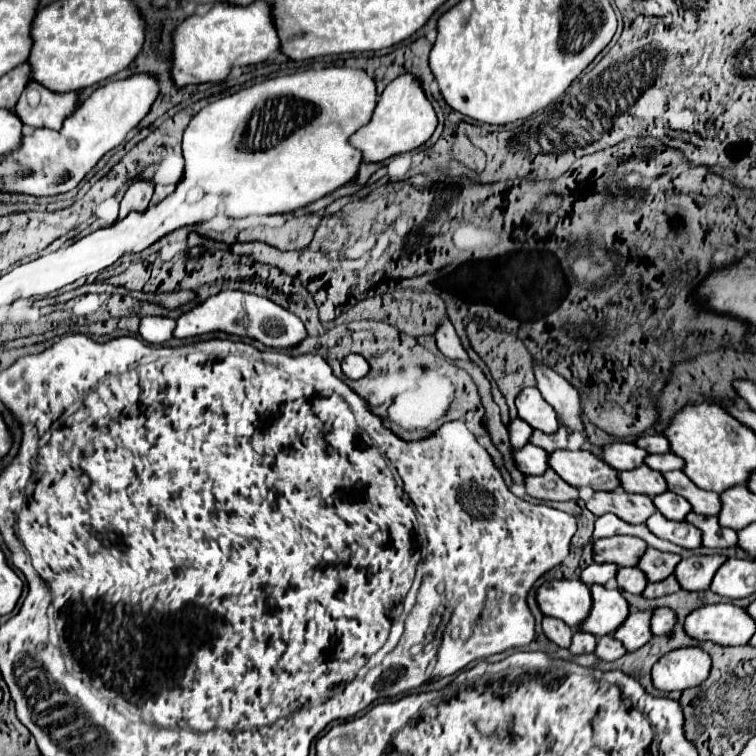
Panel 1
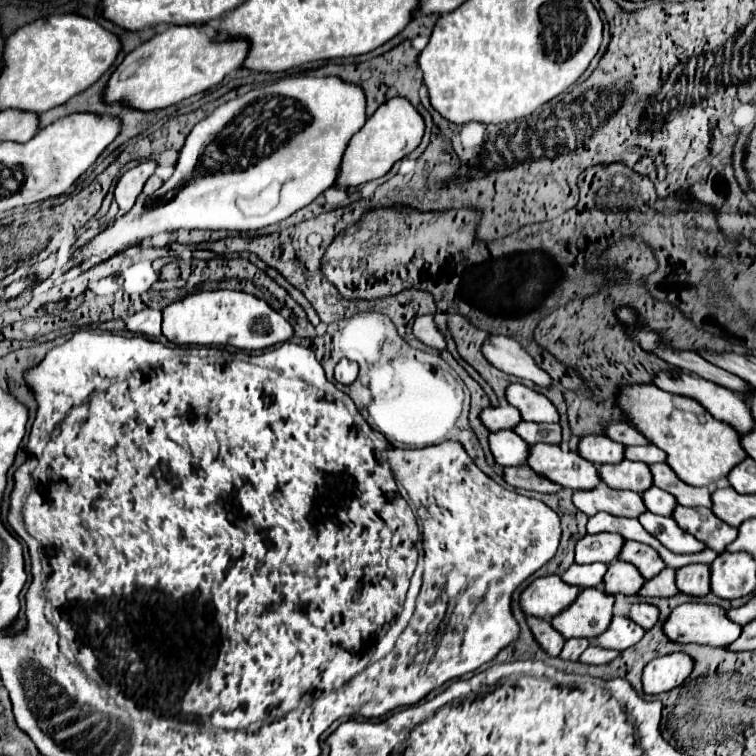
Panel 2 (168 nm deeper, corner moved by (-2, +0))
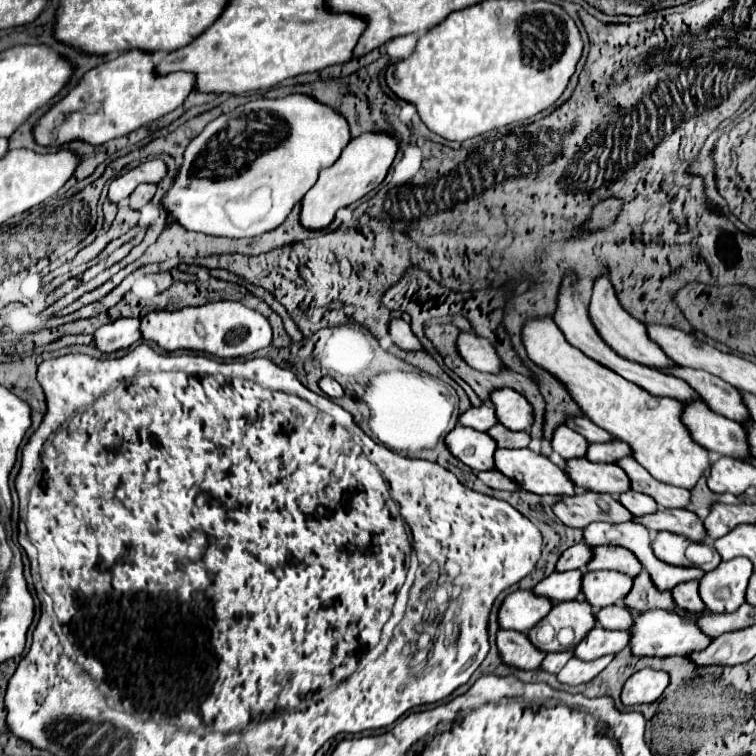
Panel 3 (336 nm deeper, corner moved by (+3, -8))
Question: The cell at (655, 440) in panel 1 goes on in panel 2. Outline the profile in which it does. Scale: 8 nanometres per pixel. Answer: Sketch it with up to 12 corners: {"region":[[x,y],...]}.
{"region":[[621,422],[607,426],[607,436],[625,446],[651,446],[649,438]]}

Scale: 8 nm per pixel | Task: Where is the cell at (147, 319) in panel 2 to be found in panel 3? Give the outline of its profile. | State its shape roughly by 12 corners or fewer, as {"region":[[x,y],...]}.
{"region":[[120,318],[94,332],[102,354],[126,350],[140,340],[136,318]]}

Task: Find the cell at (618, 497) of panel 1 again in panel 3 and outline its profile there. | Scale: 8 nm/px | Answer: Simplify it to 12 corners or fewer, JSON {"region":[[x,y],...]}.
{"region":[[574,494],[552,512],[572,528],[628,522],[610,494]]}

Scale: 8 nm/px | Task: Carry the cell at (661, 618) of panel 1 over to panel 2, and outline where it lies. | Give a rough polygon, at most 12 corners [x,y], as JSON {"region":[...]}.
{"region":[[633,604],[629,618],[645,630],[659,620],[653,604]]}

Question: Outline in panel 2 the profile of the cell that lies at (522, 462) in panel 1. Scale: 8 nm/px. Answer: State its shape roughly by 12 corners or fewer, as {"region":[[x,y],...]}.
{"region":[[511,430],[491,432],[503,468],[527,464],[529,444]]}

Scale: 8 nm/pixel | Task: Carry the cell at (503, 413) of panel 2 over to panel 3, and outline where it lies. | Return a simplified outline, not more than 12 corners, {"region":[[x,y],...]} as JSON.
{"region":[[490,404],[468,408],[462,426],[484,432],[496,424]]}

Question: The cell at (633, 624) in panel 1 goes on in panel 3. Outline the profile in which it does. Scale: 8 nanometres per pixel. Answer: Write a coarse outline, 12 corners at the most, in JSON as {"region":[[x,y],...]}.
{"region":[[594,626],[572,652],[580,660],[618,654],[628,632]]}

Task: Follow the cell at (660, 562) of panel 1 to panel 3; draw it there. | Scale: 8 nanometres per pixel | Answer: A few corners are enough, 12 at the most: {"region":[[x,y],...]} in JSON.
{"region":[[592,548],[588,570],[618,570],[634,578],[642,564],[626,548]]}

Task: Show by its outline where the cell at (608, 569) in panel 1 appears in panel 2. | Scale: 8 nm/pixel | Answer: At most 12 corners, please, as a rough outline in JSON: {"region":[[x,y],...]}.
{"region":[[573,564],[561,574],[567,584],[601,586],[607,564]]}

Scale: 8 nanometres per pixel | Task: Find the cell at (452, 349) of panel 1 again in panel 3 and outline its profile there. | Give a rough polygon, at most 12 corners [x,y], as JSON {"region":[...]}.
{"region":[[392,318],[388,334],[402,350],[422,350],[410,324]]}

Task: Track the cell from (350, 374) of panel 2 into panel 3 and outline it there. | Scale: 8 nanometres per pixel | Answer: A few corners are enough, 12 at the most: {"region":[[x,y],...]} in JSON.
{"region":[[330,376],[318,384],[330,398],[342,398],[344,388]]}

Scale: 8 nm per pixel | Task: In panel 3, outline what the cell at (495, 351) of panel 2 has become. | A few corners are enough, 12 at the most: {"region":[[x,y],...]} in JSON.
{"region":[[460,332],[456,350],[474,370],[500,374],[492,342]]}

